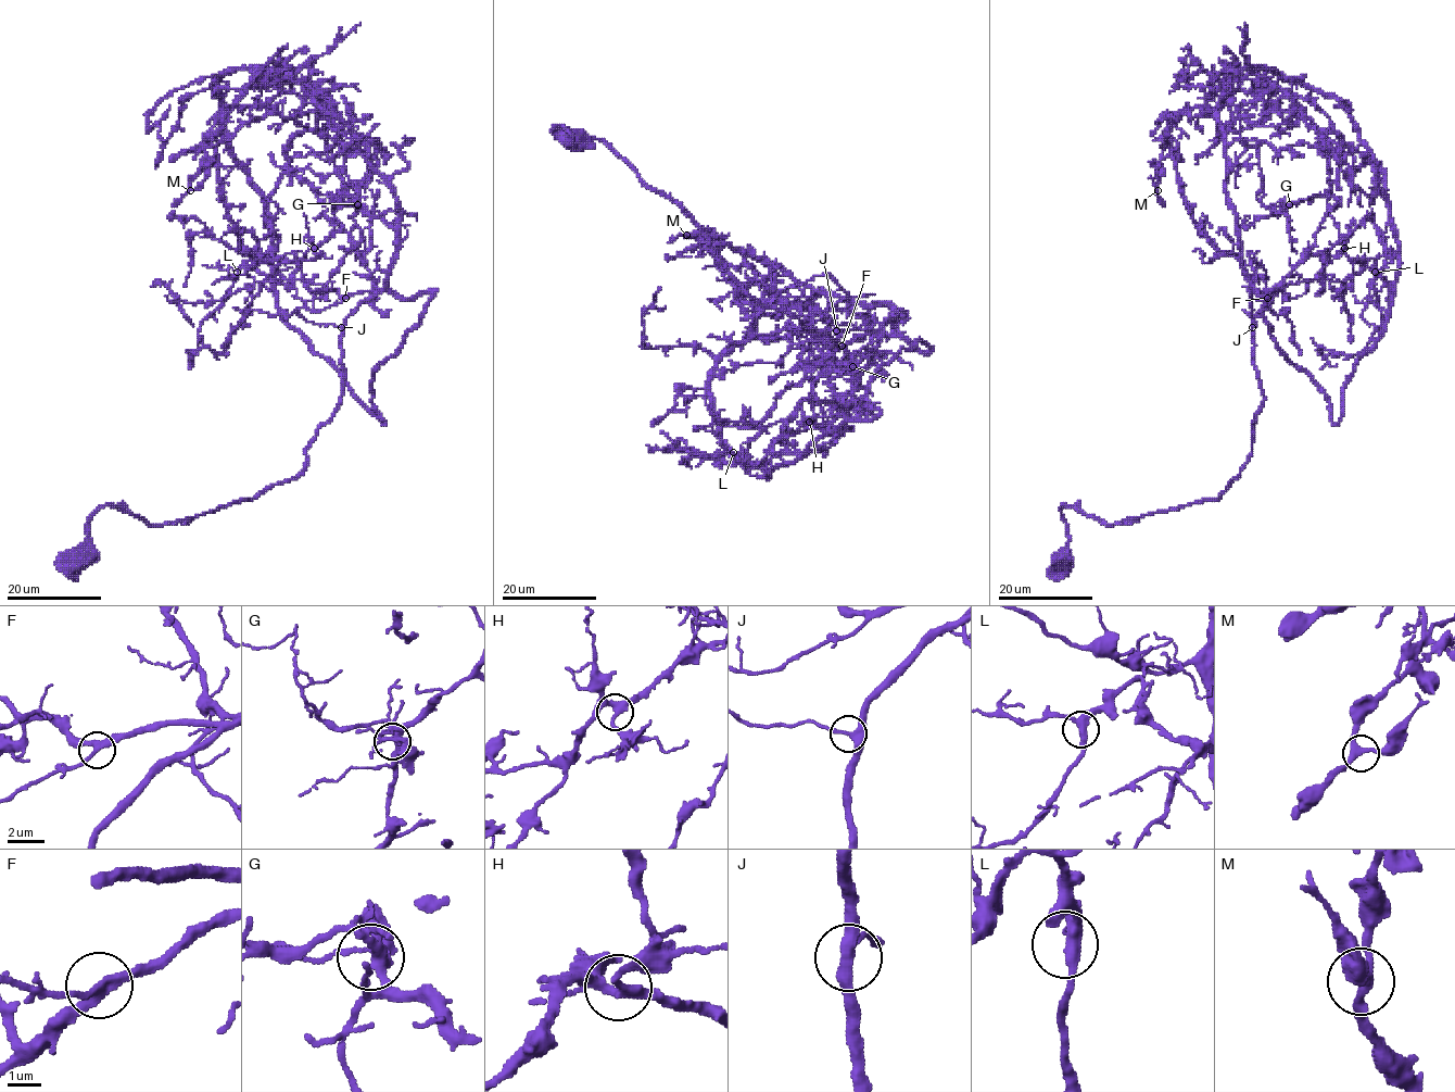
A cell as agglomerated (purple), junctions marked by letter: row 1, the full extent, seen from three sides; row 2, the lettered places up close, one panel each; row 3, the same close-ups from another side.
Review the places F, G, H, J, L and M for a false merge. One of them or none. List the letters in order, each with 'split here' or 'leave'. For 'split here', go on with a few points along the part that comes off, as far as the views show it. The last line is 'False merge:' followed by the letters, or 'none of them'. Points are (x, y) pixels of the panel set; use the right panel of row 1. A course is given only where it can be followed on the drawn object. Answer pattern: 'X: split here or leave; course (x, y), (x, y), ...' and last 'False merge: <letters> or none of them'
F: leave
G: leave
H: leave
J: leave
L: leave
M: leave
False merge: none of them

